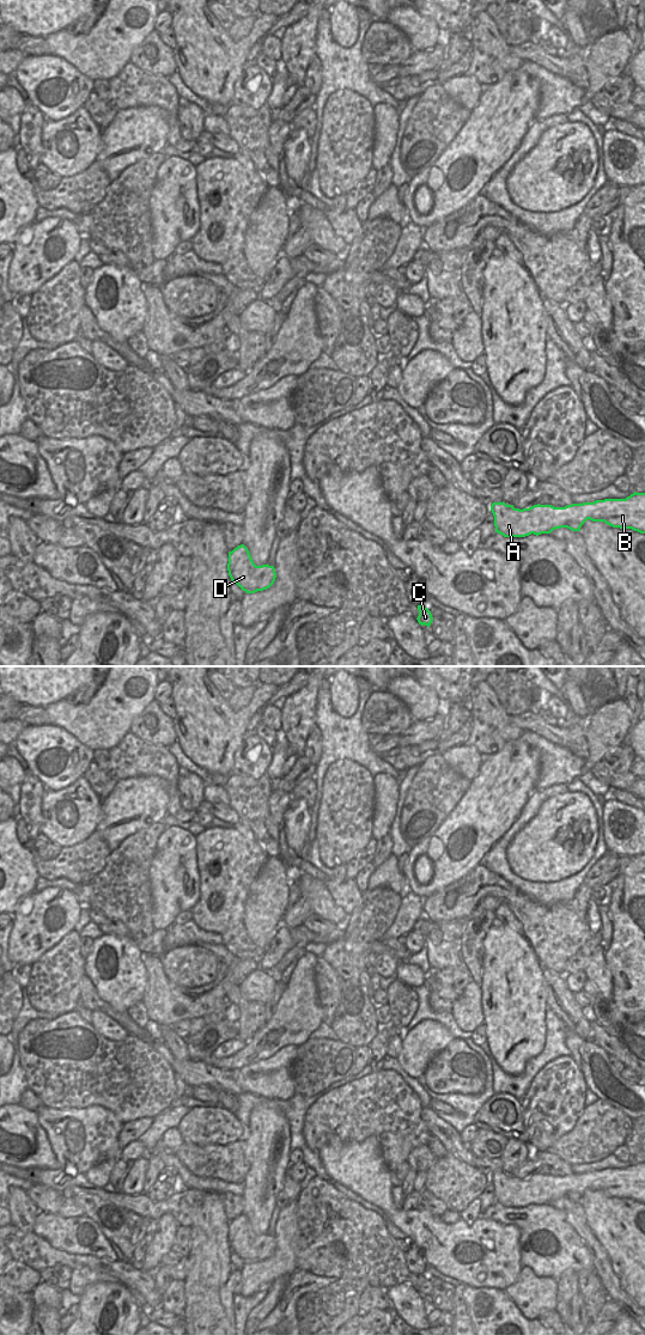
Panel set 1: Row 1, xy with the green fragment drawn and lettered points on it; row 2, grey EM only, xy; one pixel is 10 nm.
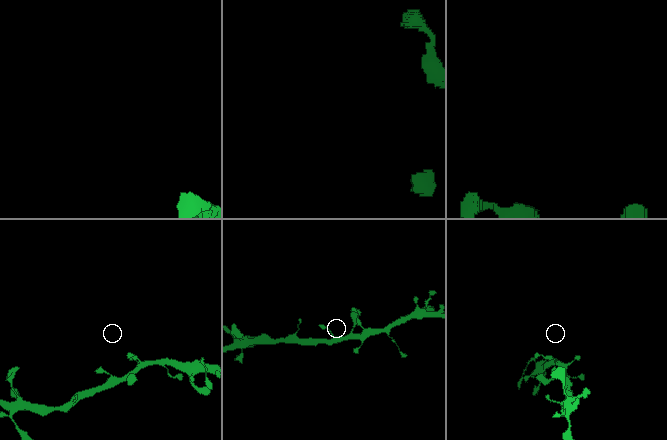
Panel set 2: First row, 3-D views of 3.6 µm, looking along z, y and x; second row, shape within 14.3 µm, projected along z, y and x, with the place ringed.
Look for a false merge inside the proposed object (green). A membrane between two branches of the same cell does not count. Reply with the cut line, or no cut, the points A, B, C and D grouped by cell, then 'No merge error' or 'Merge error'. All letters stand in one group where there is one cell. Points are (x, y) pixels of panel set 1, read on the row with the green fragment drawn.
No split. Groups: A B C D. No merge error.

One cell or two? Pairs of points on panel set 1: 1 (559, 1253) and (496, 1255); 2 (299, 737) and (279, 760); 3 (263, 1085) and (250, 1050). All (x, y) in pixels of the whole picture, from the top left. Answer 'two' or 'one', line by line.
1: two
2: two
3: two

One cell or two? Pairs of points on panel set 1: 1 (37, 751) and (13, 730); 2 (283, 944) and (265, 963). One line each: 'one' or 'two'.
1: two
2: one

